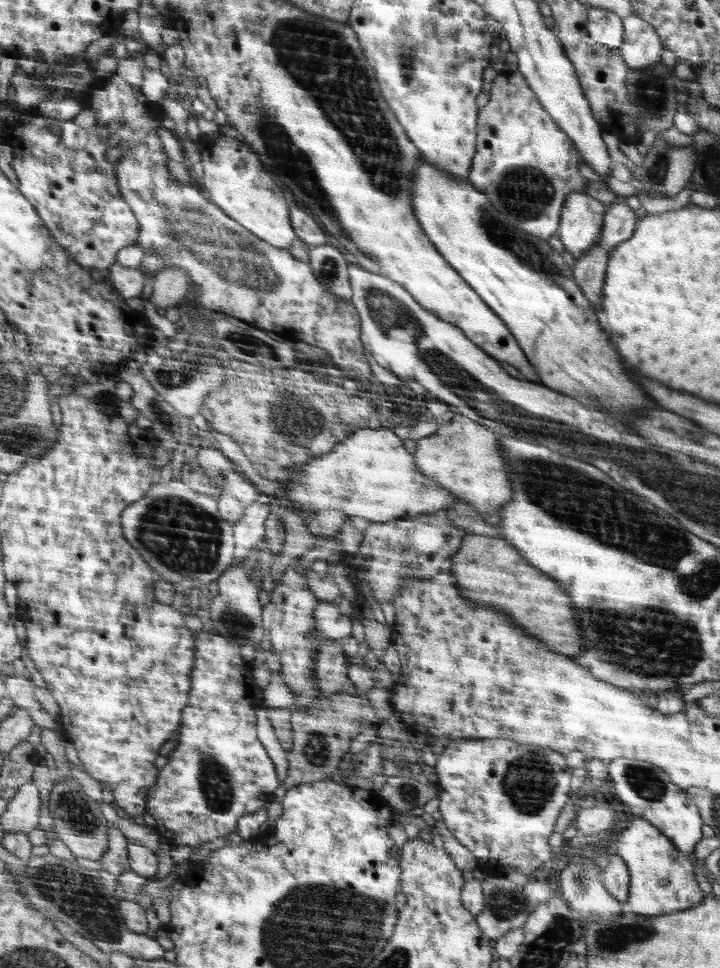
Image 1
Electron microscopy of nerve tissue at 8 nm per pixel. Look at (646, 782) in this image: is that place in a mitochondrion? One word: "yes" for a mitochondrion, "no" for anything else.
yes

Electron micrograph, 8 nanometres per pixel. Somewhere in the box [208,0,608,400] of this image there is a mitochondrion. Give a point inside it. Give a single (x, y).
(320, 60)

